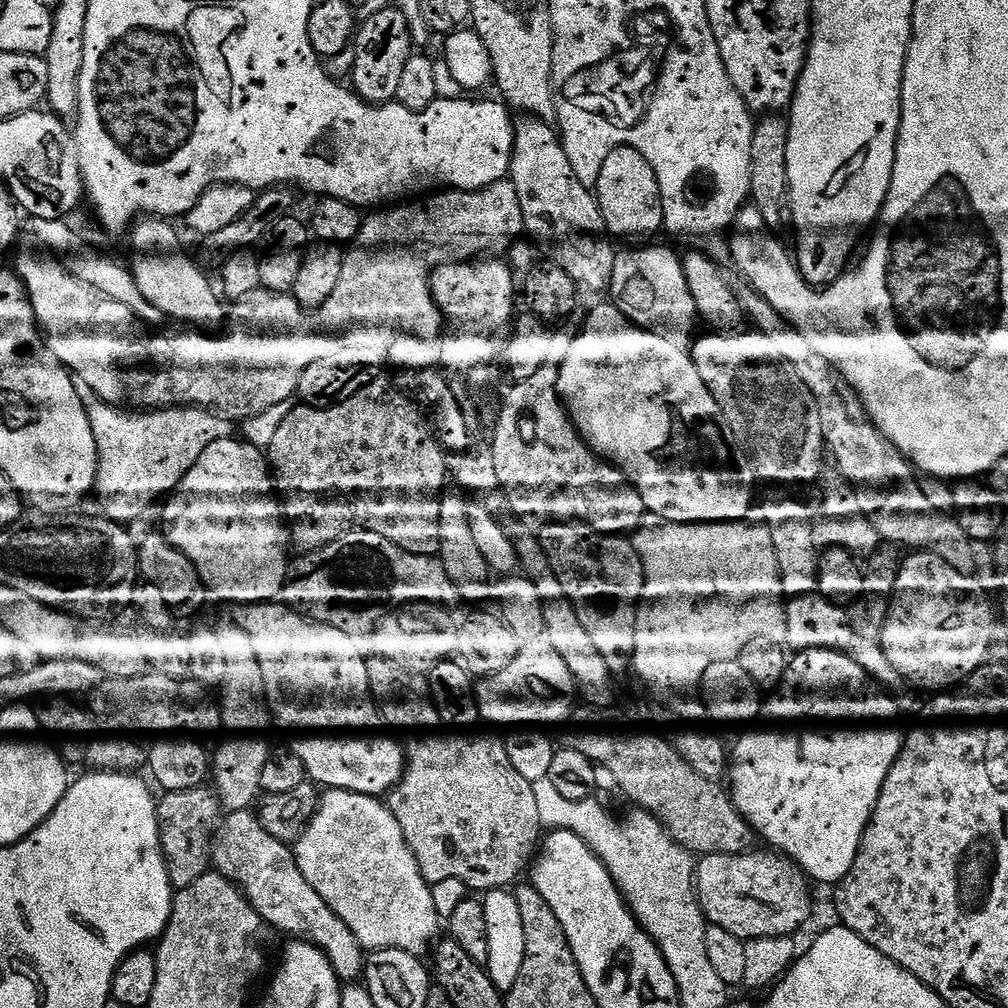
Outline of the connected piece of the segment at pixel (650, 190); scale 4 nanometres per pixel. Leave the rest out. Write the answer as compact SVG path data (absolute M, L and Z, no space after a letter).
M616 148L606 162L602 162L602 174L594 189L602 218L613 237L625 236L632 242L640 242L643 236L652 236L664 227L664 207L660 183L654 174L654 166L646 162L644 155L636 148Z

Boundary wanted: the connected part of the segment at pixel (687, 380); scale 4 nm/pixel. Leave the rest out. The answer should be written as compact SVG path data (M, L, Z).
M611 302L598 305L589 314L588 321L586 319L583 321L582 331L573 340L576 341L569 346L564 360L559 361L560 377L558 378L556 393L559 394L563 406L568 412L568 417L572 419L576 433L588 445L588 449L601 460L613 464L635 486L645 509L651 515L653 512L656 515L653 517L657 521L670 524L730 524L747 521L749 519L748 511L752 508L752 488L746 481L740 480L738 473L724 468L724 459L728 456L728 448L724 445L723 434L720 433L721 425L715 424L715 420L718 420L718 409L706 382L702 382L702 374L698 374L698 366L694 366L691 355L685 349L683 352L680 349L683 347L679 343L655 336L652 332L645 332L644 329L636 327L635 324L629 324L626 317Z

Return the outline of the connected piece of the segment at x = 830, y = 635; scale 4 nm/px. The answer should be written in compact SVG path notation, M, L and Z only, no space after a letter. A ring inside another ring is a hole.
M819 593L793 597L785 605L787 610L787 638L785 643L793 652L805 652L808 649L834 649L854 658L869 677L881 687L900 686L901 678L891 665L885 651L875 637L864 636L853 627L849 613L835 601L821 596Z

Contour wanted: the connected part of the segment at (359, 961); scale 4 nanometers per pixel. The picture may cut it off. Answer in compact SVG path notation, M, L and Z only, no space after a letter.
M255 811L229 812L223 817L212 841L211 867L244 893L244 897L254 906L254 910L264 919L269 929L277 928L278 931L285 932L288 938L305 940L307 944L321 948L341 981L356 982L363 977L366 967L365 949L360 947L354 934L350 934L350 928L326 906L326 902L322 902L322 898L318 898L310 882L302 878L302 870L298 870L295 851L278 838L274 838L272 834L266 834Z

